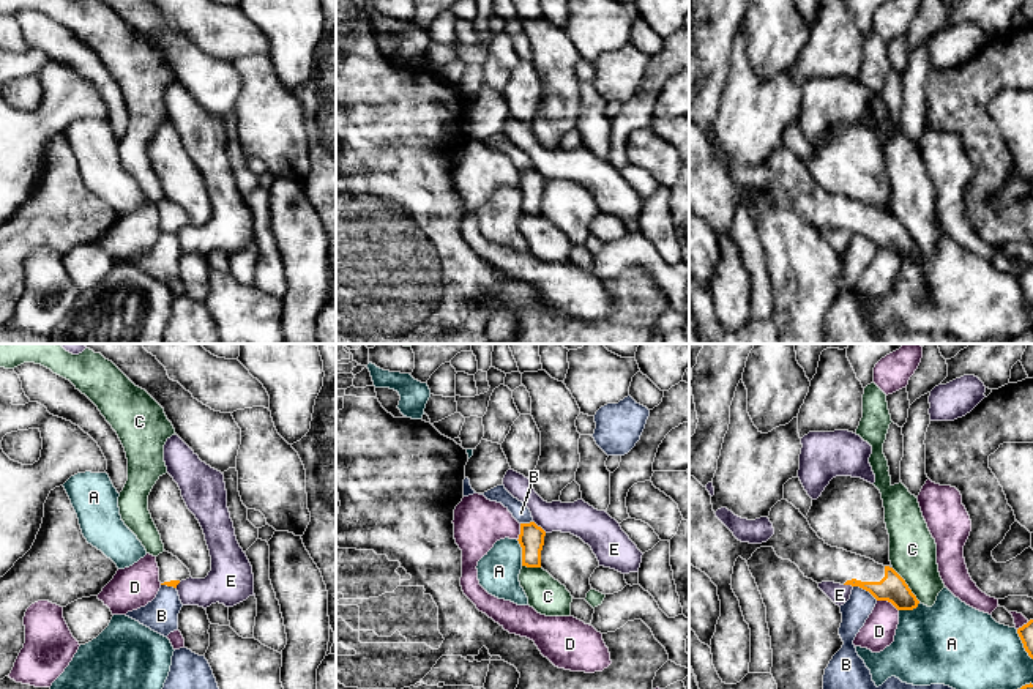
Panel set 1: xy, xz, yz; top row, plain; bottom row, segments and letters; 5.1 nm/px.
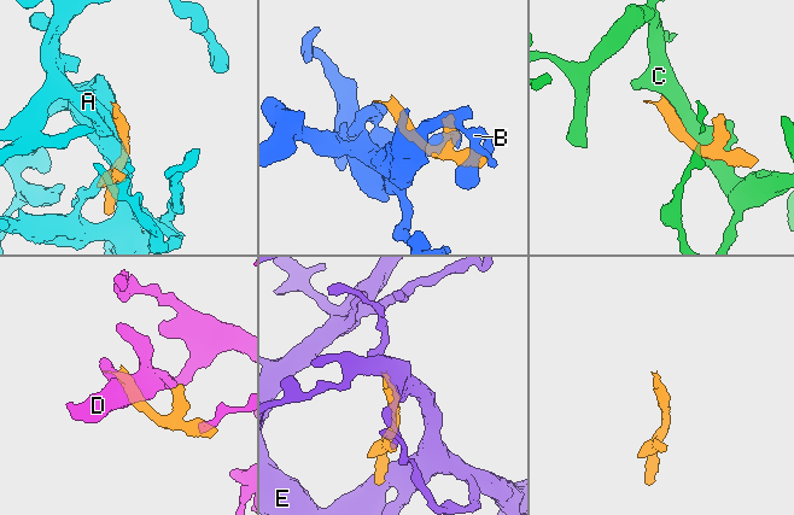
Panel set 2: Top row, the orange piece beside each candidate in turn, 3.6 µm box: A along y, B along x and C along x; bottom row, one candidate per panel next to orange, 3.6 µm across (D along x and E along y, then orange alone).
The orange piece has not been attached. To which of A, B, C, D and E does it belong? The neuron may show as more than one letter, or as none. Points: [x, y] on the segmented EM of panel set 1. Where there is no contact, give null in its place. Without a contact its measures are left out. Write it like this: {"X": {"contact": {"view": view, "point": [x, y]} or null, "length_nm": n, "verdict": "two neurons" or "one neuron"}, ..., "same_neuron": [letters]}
{"A": {"contact": {"view": "xz", "point": [522, 552]}, "length_nm": 140, "verdict": "two neurons"}, "B": {"contact": {"view": "yz", "point": [866, 590]}, "length_nm": 150, "verdict": "two neurons"}, "C": {"contact": {"view": "yz", "point": [907, 585]}, "length_nm": 220, "verdict": "two neurons"}, "D": {"contact": {"view": "yz", "point": [888, 601]}, "length_nm": 130, "verdict": "two neurons"}, "E": {"contact": {"view": "xz", "point": [540, 527]}, "length_nm": 90, "verdict": "two neurons"}, "same_neuron": []}

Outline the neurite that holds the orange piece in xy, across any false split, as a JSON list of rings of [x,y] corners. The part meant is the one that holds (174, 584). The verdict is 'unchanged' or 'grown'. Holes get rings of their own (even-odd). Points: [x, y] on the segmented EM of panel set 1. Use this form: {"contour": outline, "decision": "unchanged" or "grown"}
{"contour": [[[162,552],[156,557],[161,585],[173,587],[191,577],[189,569],[172,553]]], "decision": "grown"}

